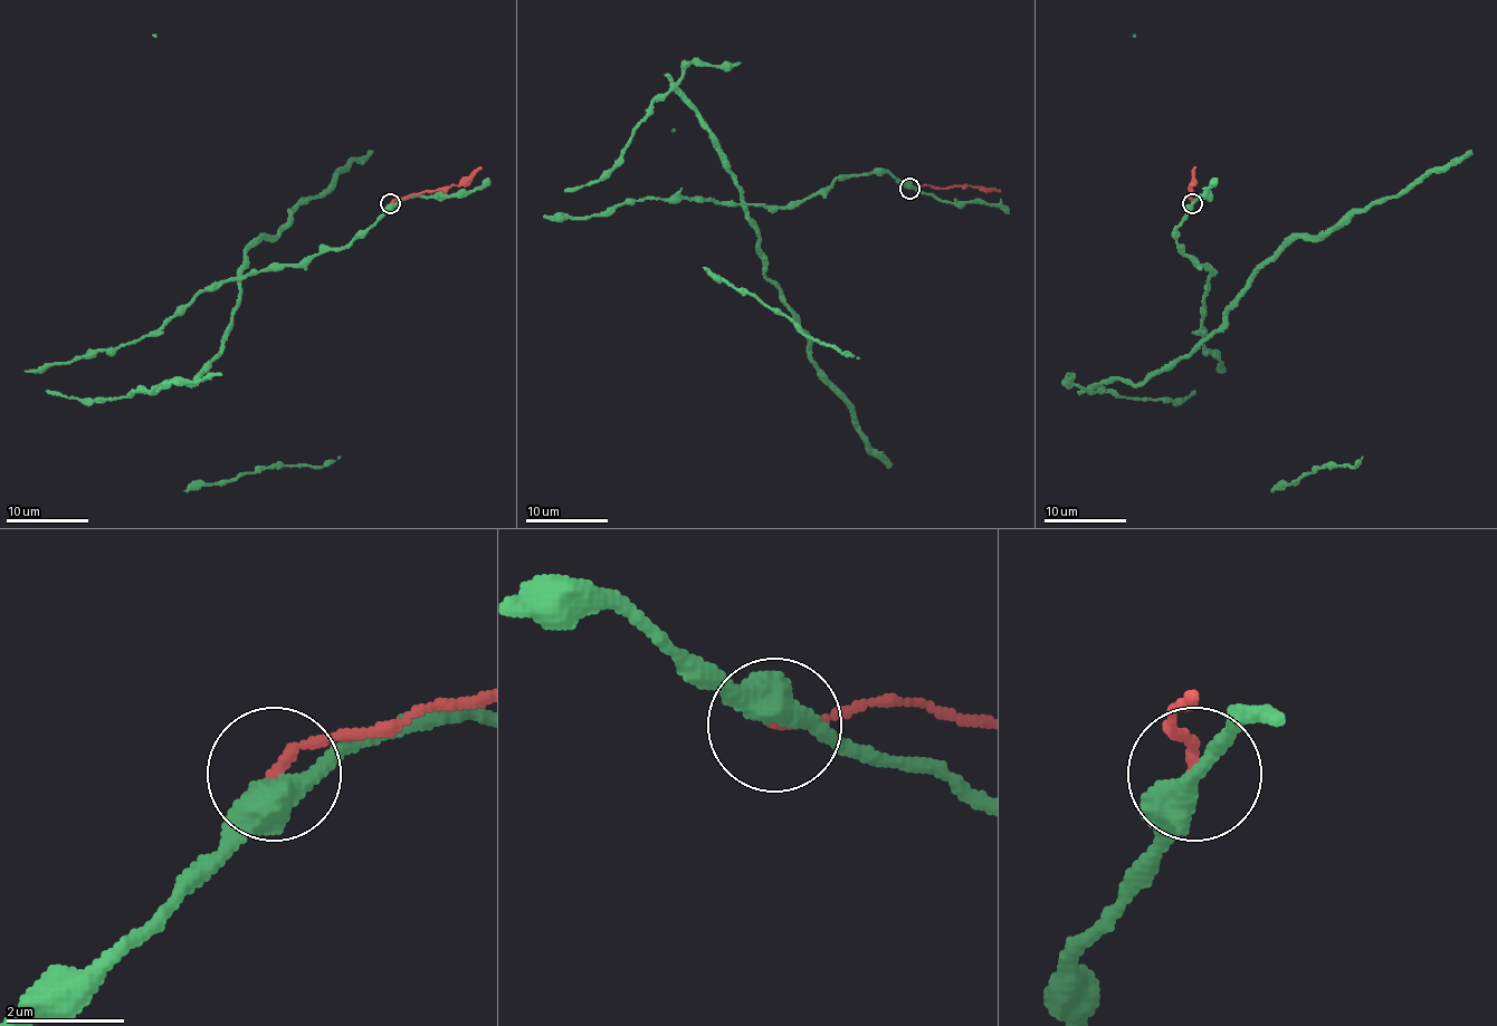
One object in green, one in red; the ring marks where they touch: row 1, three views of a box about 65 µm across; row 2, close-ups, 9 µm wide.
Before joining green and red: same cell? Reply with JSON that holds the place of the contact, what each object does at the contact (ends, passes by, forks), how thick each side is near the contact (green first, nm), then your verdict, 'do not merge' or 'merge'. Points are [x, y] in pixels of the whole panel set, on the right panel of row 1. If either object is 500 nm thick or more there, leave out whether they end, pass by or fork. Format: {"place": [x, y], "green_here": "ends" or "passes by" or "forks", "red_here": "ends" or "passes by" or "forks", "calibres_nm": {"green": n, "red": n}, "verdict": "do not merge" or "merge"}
{"place": [1192, 203], "green_here": "passes by", "red_here": "ends", "calibres_nm": {"green": 440, "red": 170}, "verdict": "do not merge"}

